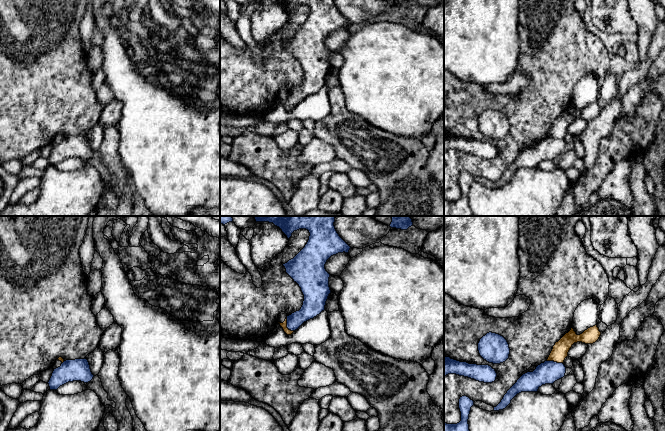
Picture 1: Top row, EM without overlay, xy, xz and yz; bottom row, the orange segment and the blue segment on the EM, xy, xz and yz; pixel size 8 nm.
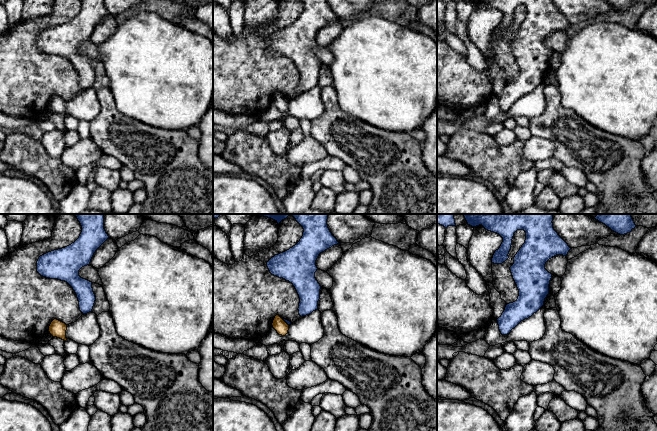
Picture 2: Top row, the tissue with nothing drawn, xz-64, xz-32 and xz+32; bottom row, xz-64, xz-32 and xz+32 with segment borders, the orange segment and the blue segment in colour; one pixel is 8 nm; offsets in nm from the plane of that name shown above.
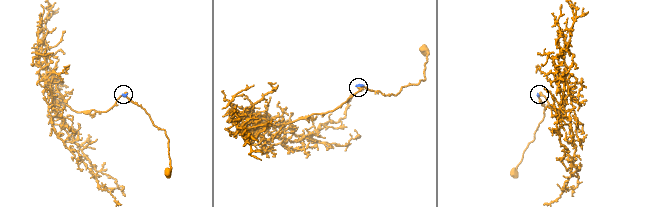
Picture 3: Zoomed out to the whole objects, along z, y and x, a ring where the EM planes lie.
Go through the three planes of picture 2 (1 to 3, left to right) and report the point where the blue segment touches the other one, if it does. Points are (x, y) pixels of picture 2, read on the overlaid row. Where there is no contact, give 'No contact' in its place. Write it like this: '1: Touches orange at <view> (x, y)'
1: No contact
2: Touches orange at xz-32 (285, 322)
3: No contact

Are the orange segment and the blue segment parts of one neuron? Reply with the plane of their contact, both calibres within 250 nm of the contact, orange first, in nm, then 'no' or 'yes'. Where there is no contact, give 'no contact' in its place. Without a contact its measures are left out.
xz | 50/150 nm | no

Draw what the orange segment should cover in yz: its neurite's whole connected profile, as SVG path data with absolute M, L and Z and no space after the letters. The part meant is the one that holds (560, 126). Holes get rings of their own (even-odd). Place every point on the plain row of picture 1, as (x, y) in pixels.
M597 101L588 104L580 111L577 111L574 105L571 104L568 109L555 119L547 137L563 139L574 119L593 120L599 115L600 111L601 108Z

